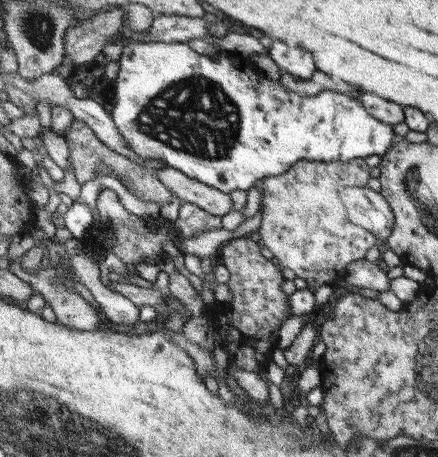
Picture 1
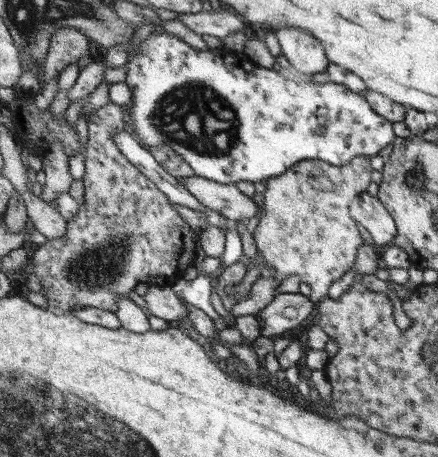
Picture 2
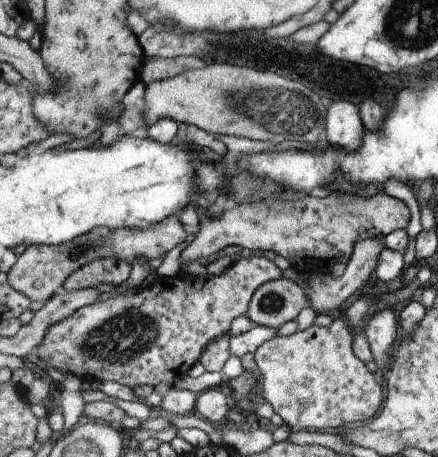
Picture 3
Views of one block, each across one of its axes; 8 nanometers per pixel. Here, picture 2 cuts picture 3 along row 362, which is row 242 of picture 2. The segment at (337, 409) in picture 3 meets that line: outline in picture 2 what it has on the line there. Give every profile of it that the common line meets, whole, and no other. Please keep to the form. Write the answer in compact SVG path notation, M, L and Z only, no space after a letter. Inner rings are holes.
M359 156L351 164L333 166L323 160L305 160L295 164L285 176L277 176L267 180L265 190L265 216L259 220L255 230L255 242L259 250L259 258L265 266L265 276L275 276L277 280L285 280L289 274L297 274L301 282L311 286L311 300L321 302L329 298L329 288L335 280L343 278L351 268L357 268L357 258L365 240L357 228L357 220L351 214L351 202L365 194L373 184L373 158Z

